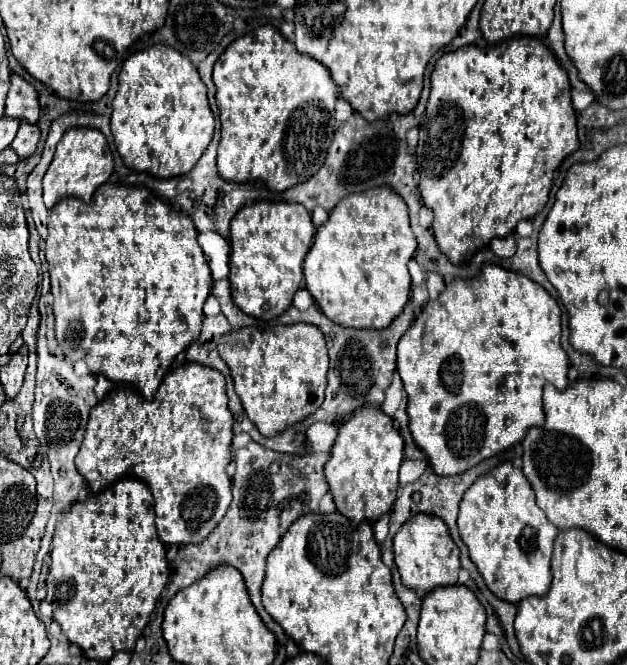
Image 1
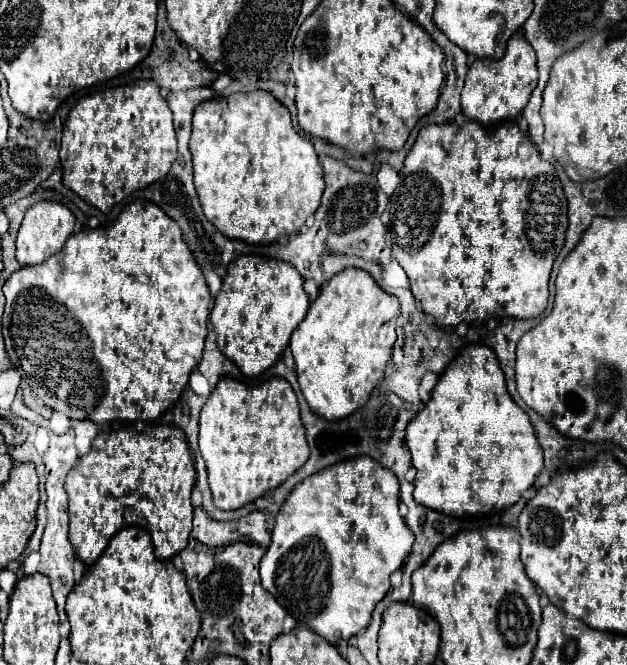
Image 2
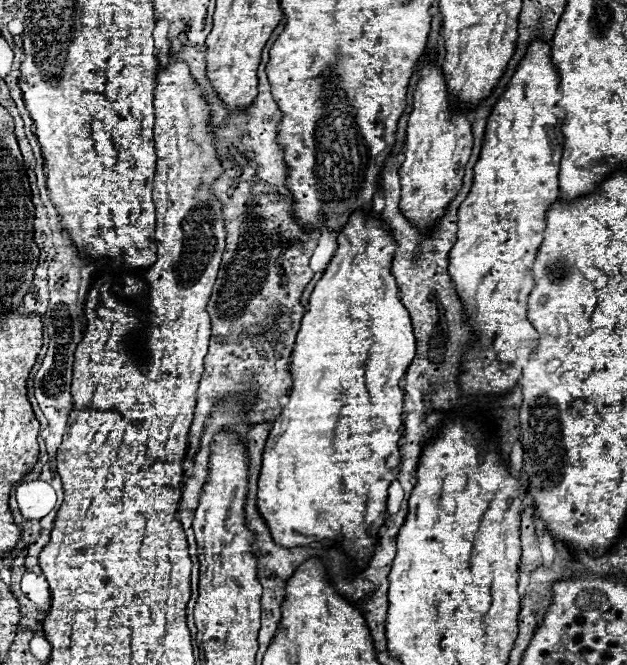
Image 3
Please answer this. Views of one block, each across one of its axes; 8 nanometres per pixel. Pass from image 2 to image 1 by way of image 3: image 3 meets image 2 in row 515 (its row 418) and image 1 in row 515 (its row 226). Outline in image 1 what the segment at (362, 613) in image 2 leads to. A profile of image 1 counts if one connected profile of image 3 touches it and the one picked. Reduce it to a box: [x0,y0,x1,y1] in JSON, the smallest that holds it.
[324,406,404,526]

